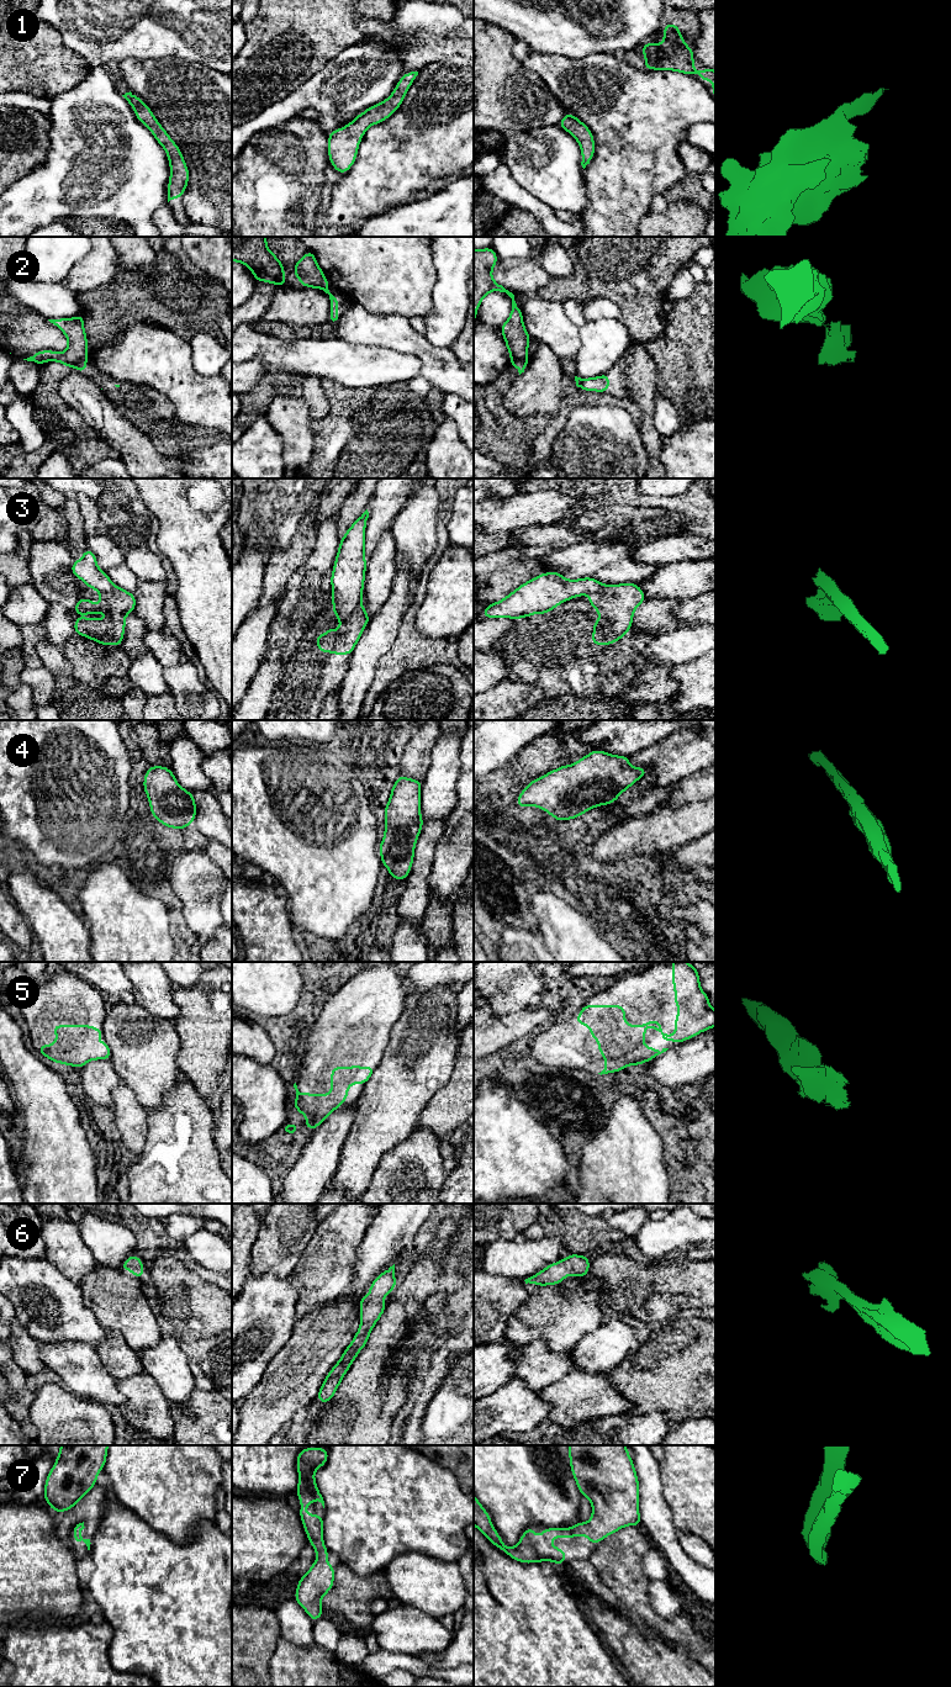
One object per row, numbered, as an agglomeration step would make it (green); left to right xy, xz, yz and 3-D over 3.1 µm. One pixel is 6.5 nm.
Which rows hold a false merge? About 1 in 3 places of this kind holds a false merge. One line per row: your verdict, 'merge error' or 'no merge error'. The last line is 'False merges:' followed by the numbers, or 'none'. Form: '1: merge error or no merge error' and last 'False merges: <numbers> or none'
1: no merge error
2: merge error
3: merge error
4: no merge error
5: no merge error
6: no merge error
7: no merge error
False merges: 2, 3

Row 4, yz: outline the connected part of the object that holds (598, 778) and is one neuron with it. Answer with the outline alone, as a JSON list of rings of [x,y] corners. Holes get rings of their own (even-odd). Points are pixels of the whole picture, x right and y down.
[[[593,750],[574,765],[564,765],[533,779],[518,795],[516,805],[538,807],[556,821],[611,805],[648,773],[648,768],[630,767],[629,757]]]

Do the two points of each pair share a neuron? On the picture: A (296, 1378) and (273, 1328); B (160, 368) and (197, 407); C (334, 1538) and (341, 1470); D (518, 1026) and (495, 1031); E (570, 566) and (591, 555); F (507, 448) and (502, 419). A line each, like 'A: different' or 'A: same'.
A: different
B: same
C: same
D: same
E: same
F: same

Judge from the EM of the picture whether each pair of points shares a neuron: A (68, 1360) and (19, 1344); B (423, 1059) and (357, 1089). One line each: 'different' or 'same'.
A: different
B: different

